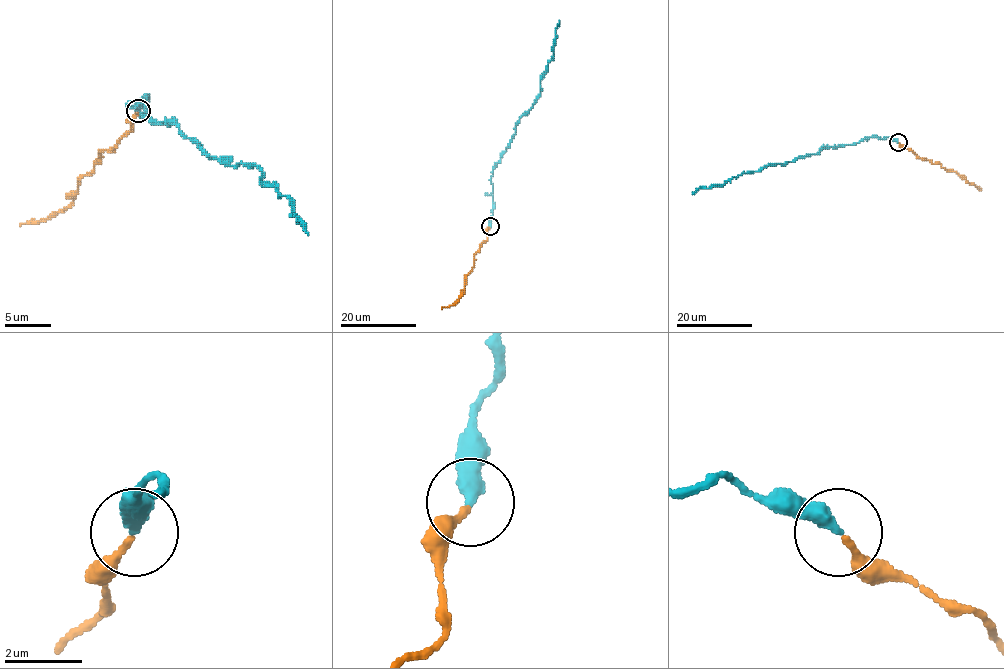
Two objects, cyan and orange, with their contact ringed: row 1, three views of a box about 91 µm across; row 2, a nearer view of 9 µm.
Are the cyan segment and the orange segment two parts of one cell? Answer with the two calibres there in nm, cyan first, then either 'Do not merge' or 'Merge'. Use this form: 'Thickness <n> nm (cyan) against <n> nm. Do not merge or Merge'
Thickness 420 nm (cyan) against 200 nm. Merge

